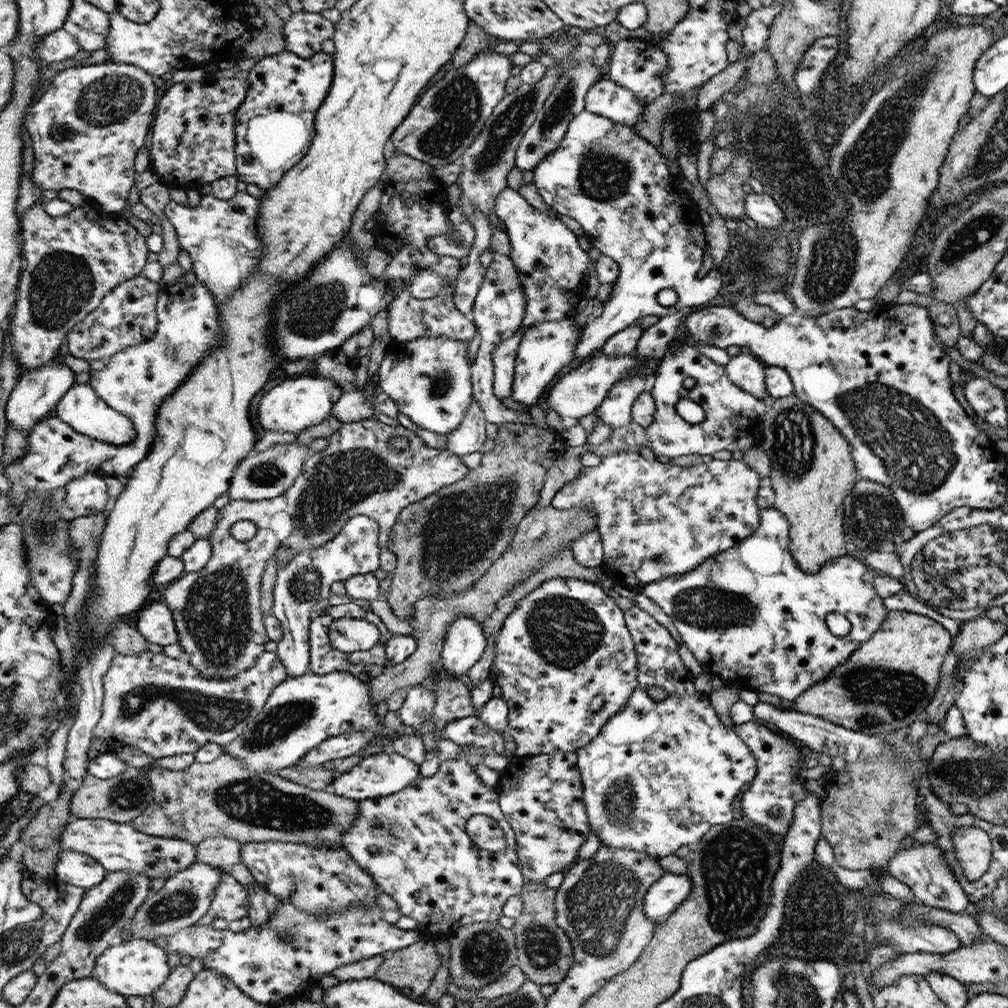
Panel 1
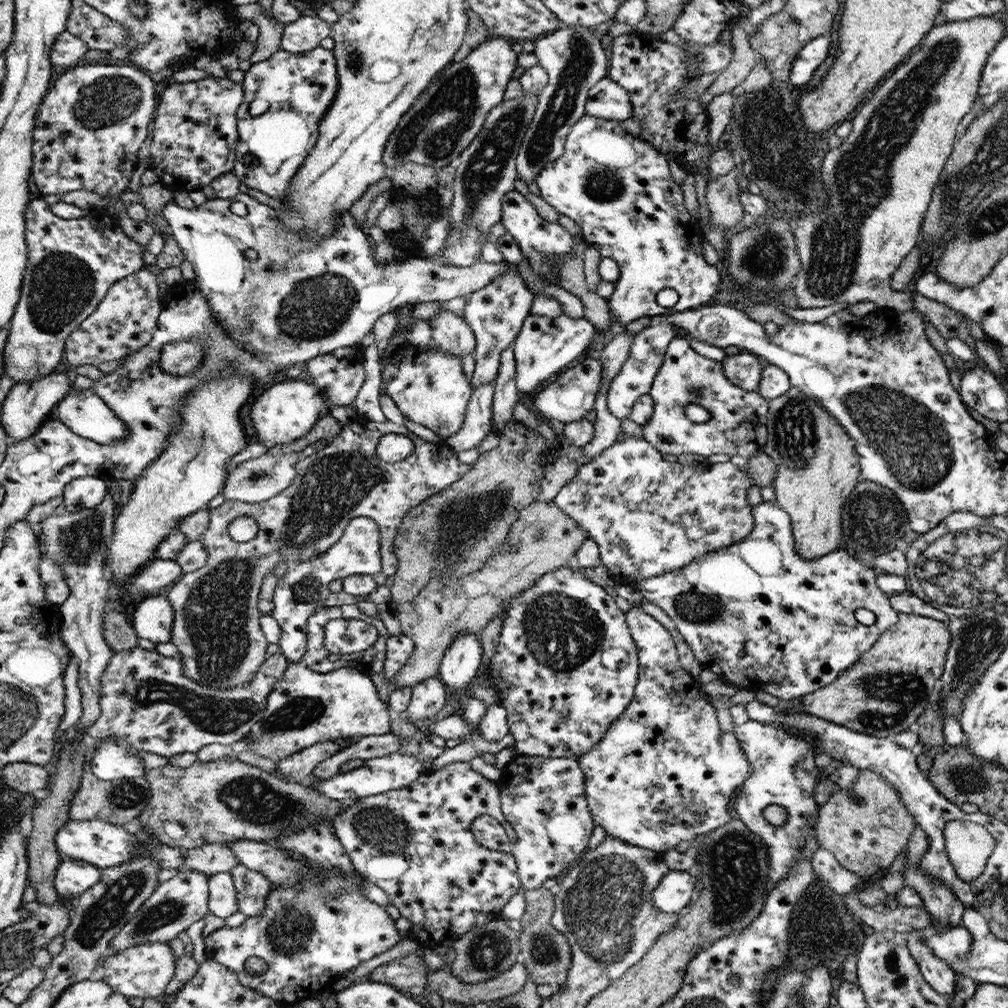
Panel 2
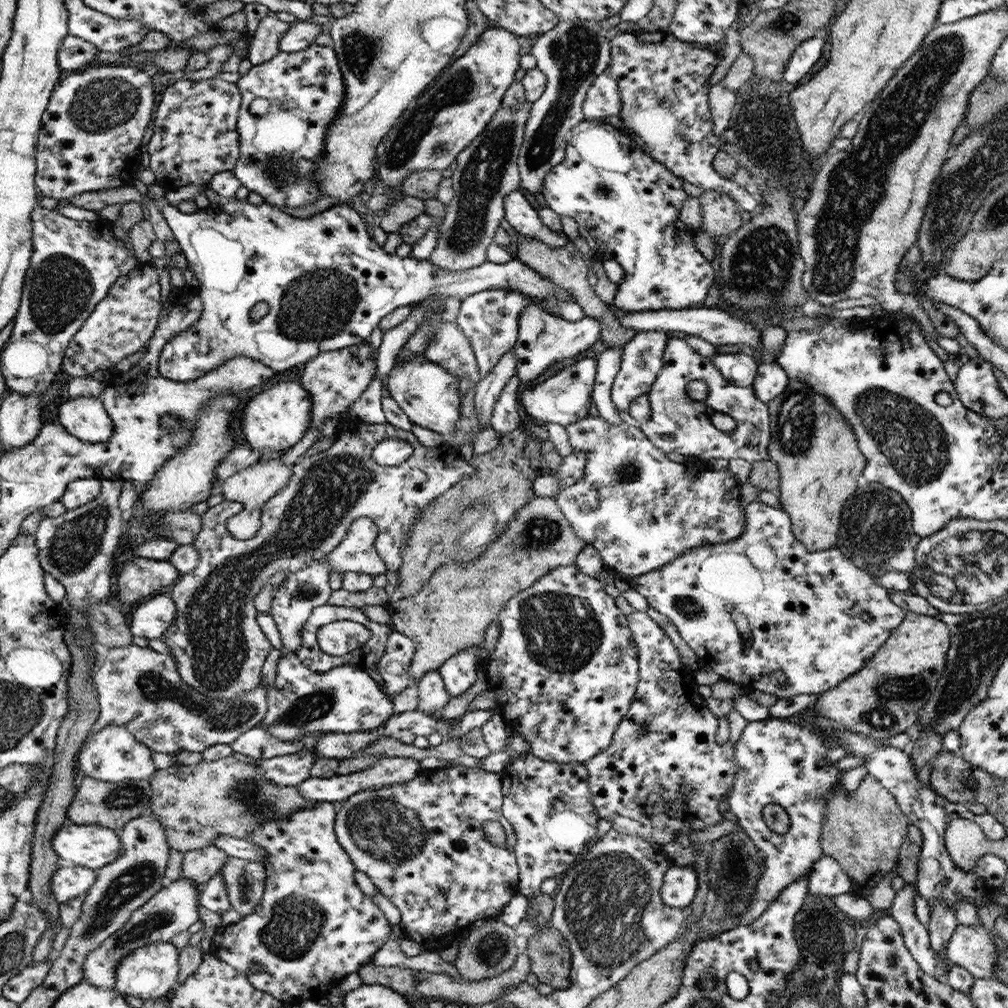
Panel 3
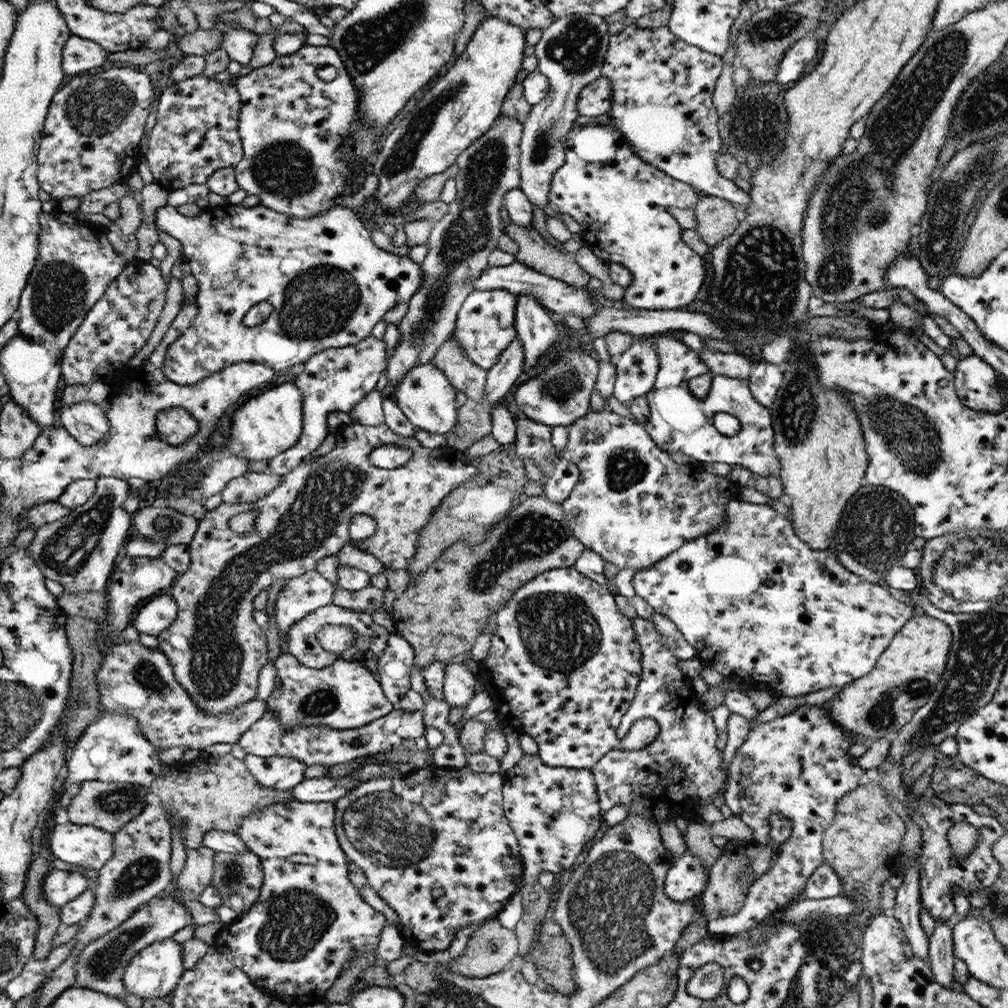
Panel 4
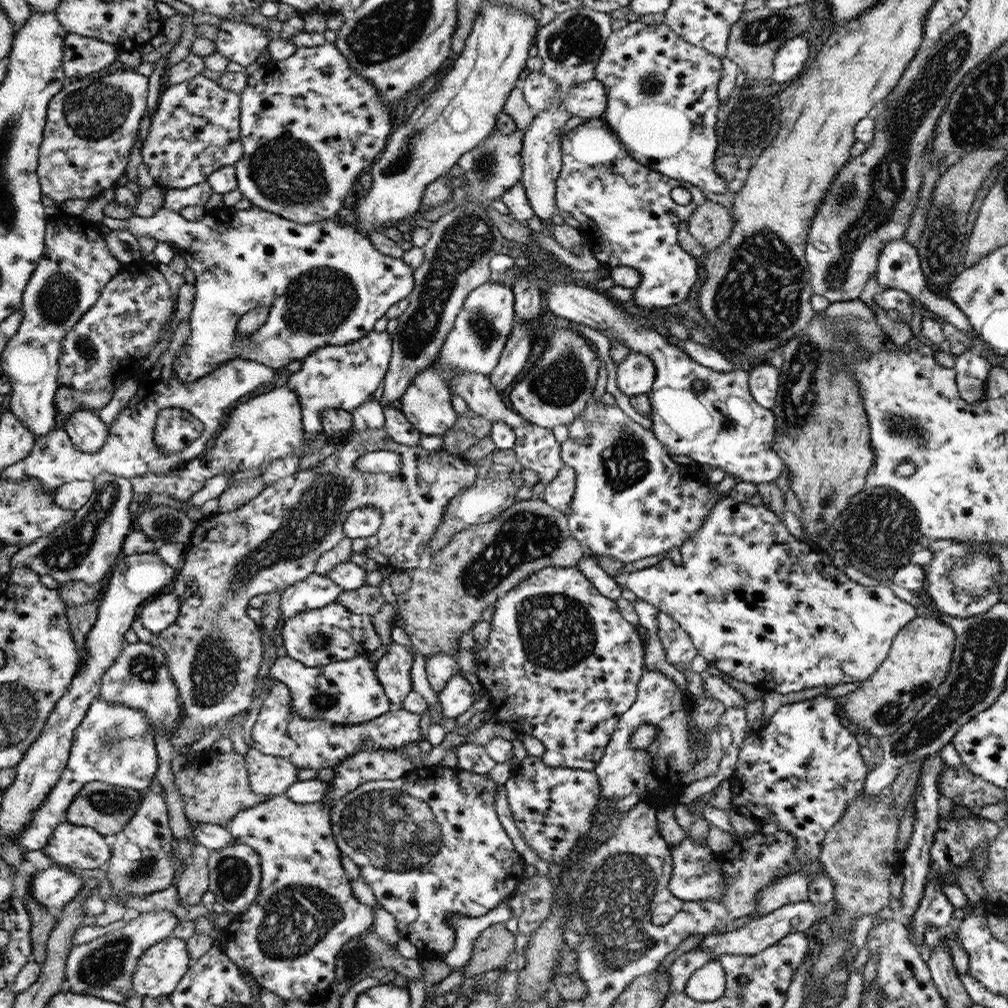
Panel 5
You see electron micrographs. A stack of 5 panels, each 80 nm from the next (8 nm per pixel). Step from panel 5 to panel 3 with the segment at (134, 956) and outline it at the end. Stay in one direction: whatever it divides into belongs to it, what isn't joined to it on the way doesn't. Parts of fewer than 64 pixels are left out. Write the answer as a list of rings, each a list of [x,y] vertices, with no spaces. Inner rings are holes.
[[[182,878],[171,881],[168,886],[164,886],[147,902],[142,908],[135,910],[131,920],[116,930],[108,940],[97,946],[92,952],[87,954],[86,964],[84,964],[83,982],[92,983],[100,988],[116,989],[117,966],[132,954],[134,950],[148,943],[158,941],[170,941],[173,936],[188,930],[194,922],[199,920],[199,894],[202,884],[195,884],[193,880]]]

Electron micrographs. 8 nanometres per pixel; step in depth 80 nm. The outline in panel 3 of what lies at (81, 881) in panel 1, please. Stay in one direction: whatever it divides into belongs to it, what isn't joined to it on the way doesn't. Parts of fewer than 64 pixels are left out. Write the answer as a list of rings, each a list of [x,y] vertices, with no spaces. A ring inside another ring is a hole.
[[[62,863],[52,875],[50,888],[59,902],[74,900],[84,896],[96,882],[97,871],[86,866]]]

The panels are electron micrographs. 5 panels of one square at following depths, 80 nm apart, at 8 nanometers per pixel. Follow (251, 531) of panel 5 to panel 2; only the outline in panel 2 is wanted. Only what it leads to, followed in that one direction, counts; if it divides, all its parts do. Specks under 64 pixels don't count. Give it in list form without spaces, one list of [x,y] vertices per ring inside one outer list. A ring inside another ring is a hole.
[[[368,420],[365,424],[348,422],[342,425],[341,431],[333,439],[328,440],[323,449],[298,462],[298,477],[282,493],[258,504],[226,500],[218,508],[210,508],[210,526],[204,531],[204,538],[201,540],[208,551],[208,560],[199,570],[185,573],[184,577],[176,582],[176,586],[172,586],[167,597],[175,610],[171,642],[177,645],[180,651],[178,657],[183,662],[188,679],[216,689],[248,685],[262,668],[268,648],[268,640],[262,632],[258,612],[258,592],[264,576],[270,574],[272,568],[276,568],[282,560],[286,560],[289,565],[292,560],[292,565],[296,565],[331,550],[343,537],[348,523],[353,518],[373,518],[380,525],[382,572],[386,576],[394,576],[399,569],[398,556],[395,555],[396,534],[399,533],[399,526],[403,524],[409,509],[458,482],[471,467],[462,463],[450,446],[424,441],[403,424],[388,420]],[[387,434],[407,436],[414,443],[413,453],[398,462],[384,462],[379,458],[377,450],[380,440]],[[246,515],[254,517],[259,524],[256,538],[250,542],[235,542],[230,538],[227,526],[234,518]]]

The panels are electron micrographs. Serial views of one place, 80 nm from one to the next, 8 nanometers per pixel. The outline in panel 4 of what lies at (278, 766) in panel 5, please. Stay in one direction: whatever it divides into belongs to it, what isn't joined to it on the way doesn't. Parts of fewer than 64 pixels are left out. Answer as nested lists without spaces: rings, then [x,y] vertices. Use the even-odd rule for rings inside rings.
[[[247,754],[243,761],[263,786],[274,790],[291,790],[305,779],[307,764],[288,756],[264,758]]]

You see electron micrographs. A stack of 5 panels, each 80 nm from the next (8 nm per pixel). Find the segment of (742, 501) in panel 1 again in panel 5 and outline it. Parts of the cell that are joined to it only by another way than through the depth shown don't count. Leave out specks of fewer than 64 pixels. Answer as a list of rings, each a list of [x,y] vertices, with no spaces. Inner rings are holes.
[[[591,400],[587,404],[586,410],[584,410],[578,418],[570,422],[570,424],[567,424],[567,427],[569,435],[566,442],[562,444],[562,457],[563,462],[571,466],[576,472],[576,489],[566,515],[570,523],[572,535],[585,546],[587,552],[594,555],[616,558],[616,560],[622,562],[624,565],[642,560],[642,558],[659,556],[673,547],[682,546],[688,538],[694,536],[696,531],[703,526],[703,520],[707,517],[707,514],[711,513],[711,508],[722,498],[722,496],[710,491],[710,488],[718,484],[718,482],[712,482],[712,480],[708,482],[708,480],[704,478],[704,486],[702,486],[702,480],[698,478],[698,472],[692,474],[692,476],[694,476],[693,478],[690,476],[690,468],[688,468],[688,466],[686,466],[684,474],[680,474],[680,472],[678,472],[680,466],[672,460],[667,447],[659,441],[659,438],[656,438],[652,430],[644,428],[635,420],[632,420],[632,417],[629,417],[621,408],[618,408],[618,406]]]

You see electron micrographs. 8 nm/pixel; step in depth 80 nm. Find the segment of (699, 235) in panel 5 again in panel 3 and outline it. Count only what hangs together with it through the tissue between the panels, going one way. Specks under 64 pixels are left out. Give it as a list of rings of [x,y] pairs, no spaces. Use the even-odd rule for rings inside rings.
[[[704,191],[700,196],[702,208],[701,229],[711,238],[734,233],[743,224],[743,219],[738,211],[738,204],[732,201],[726,193]]]

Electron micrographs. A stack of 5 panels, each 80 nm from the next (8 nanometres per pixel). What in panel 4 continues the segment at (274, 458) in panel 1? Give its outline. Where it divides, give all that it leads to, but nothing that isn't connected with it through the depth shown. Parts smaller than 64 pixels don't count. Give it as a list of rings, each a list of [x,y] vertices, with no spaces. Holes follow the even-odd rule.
[[[272,470],[264,473],[247,471],[224,487],[221,492],[222,503],[253,503],[268,496],[282,480],[282,474],[275,474]]]

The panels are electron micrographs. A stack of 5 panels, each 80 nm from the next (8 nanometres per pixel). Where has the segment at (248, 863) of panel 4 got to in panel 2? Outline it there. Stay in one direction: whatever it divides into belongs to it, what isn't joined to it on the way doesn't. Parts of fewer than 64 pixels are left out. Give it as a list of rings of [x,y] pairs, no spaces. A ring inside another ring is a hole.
[[[242,863],[229,870],[236,887],[238,908],[247,917],[263,913],[271,889],[269,880],[260,871],[252,870]]]

